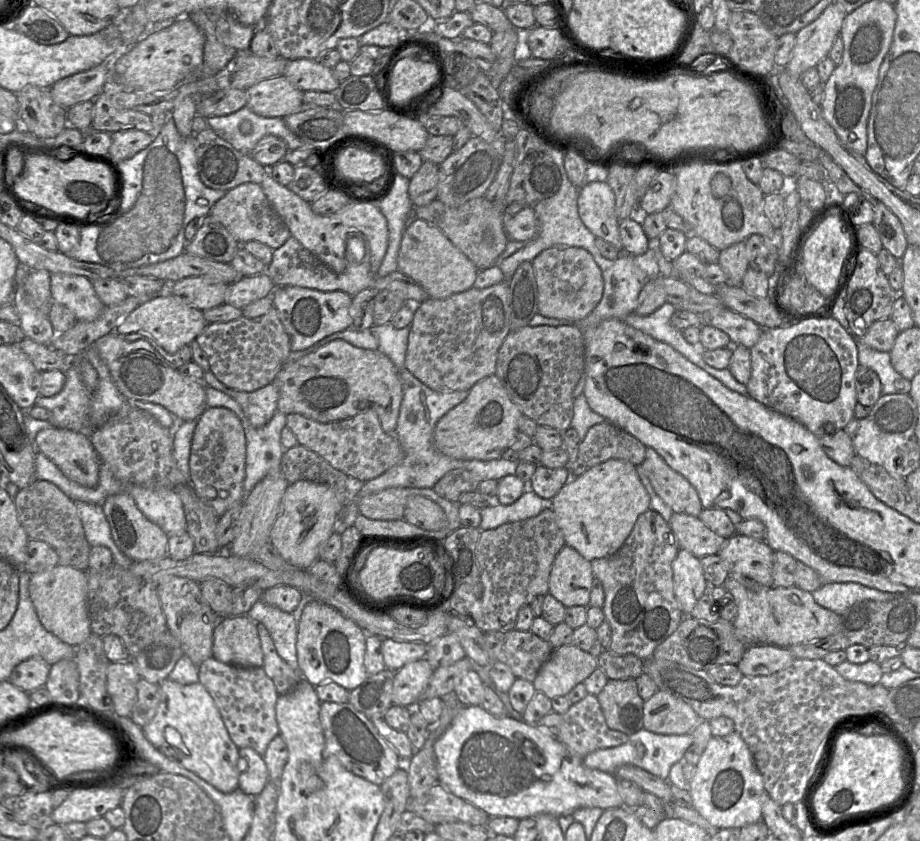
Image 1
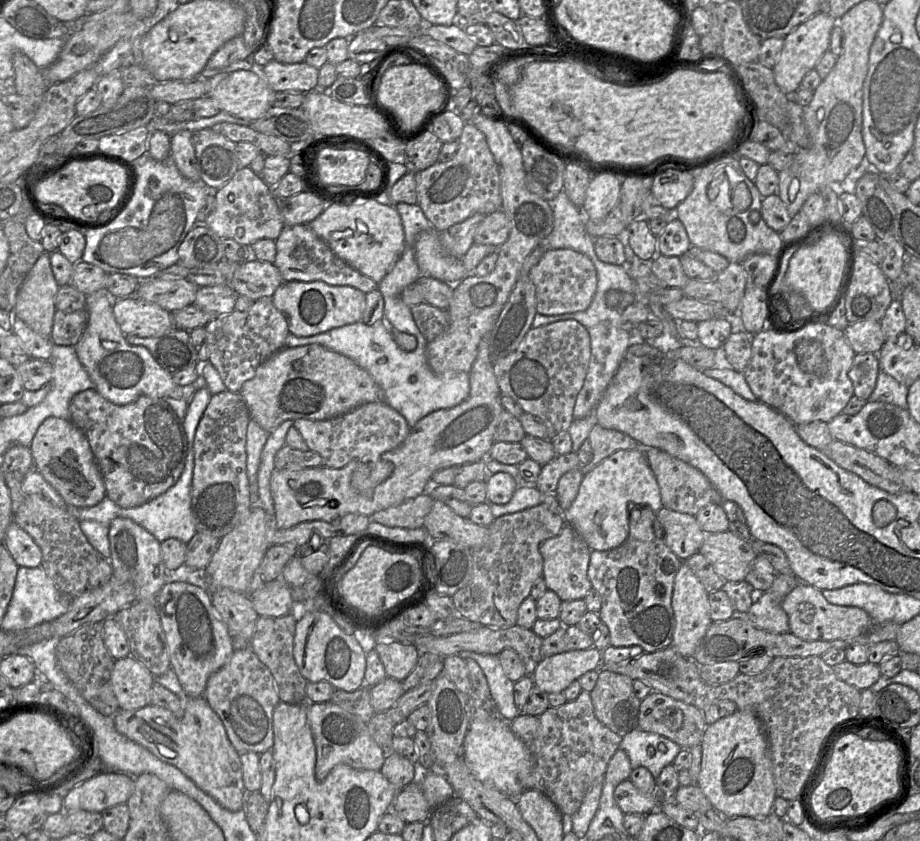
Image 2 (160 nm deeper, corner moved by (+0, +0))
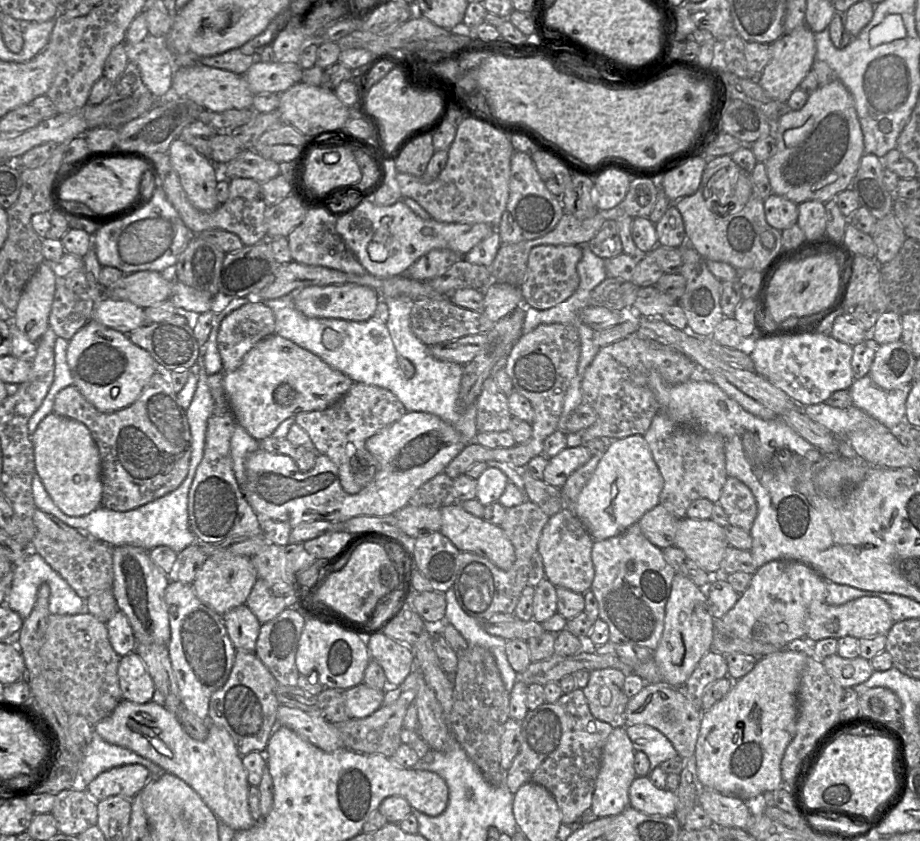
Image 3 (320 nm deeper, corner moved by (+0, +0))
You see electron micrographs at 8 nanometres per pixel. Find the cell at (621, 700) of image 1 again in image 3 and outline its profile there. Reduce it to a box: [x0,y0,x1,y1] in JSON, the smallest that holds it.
[583,668,629,728]

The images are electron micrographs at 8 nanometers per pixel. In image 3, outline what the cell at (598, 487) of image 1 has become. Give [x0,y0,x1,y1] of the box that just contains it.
[574,435,664,540]

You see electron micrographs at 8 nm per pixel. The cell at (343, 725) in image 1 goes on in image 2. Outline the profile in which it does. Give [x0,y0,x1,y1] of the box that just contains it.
[306,702,386,781]

